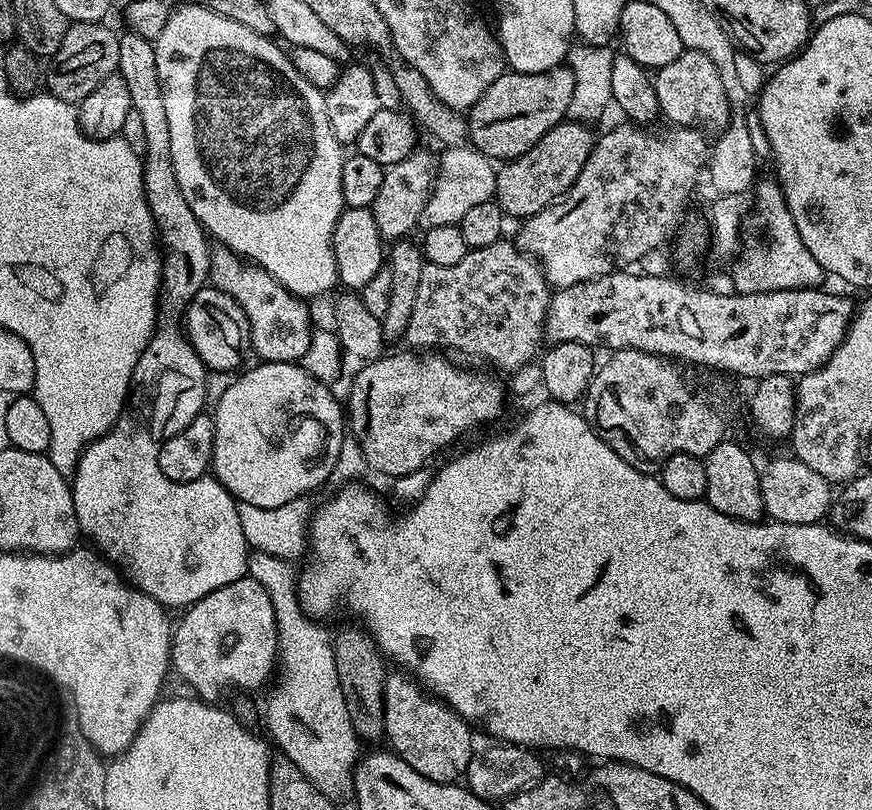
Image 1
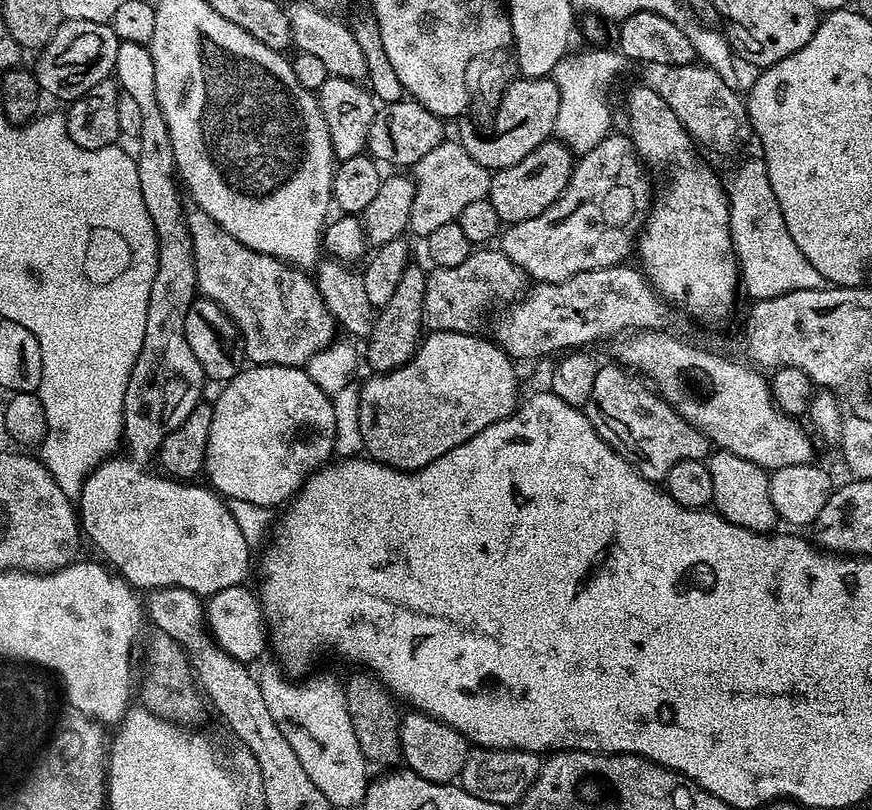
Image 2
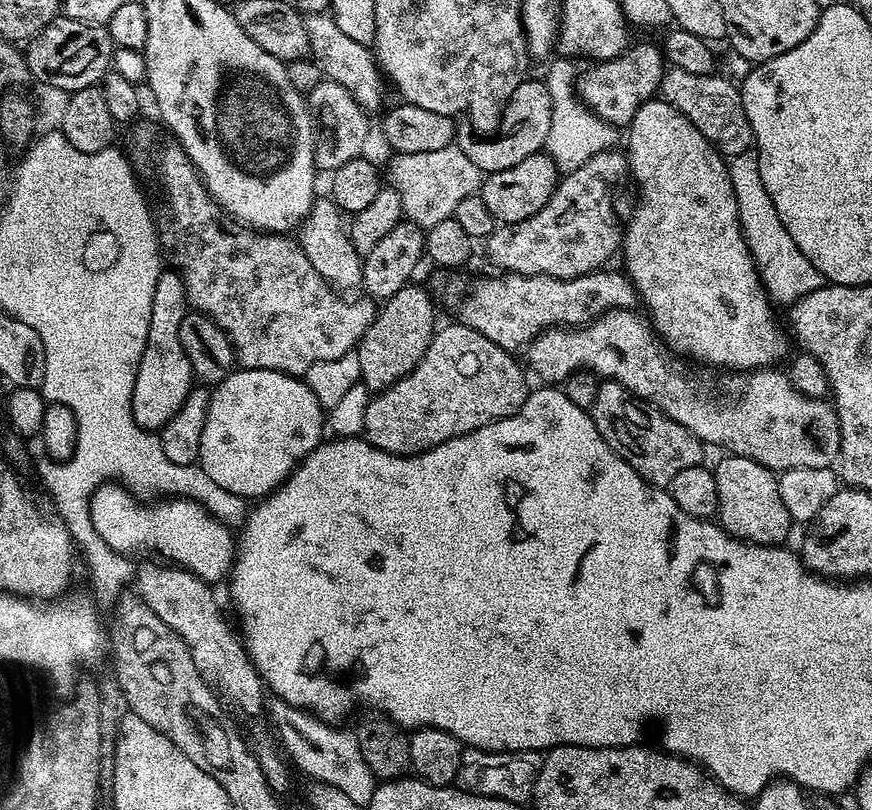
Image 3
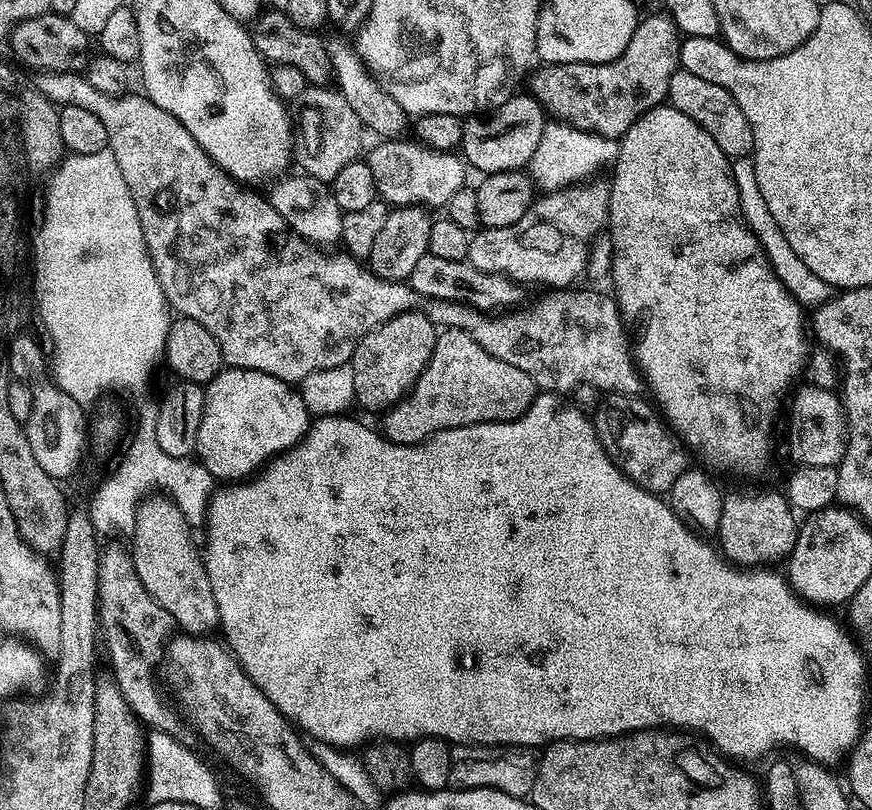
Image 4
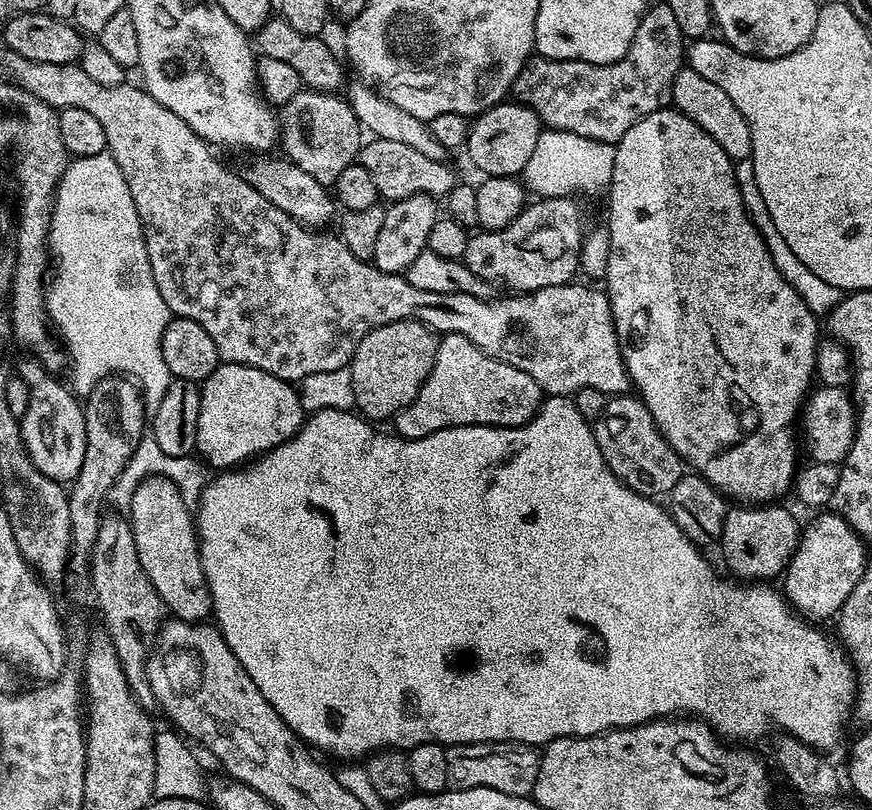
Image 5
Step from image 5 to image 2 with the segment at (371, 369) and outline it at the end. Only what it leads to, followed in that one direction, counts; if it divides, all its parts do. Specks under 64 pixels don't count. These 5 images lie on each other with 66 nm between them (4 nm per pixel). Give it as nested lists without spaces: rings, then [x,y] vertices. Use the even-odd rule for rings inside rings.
[[[416,262],[409,263],[408,268],[402,274],[402,280],[398,282],[398,287],[394,289],[394,298],[390,298],[390,302],[386,302],[386,306],[379,309],[372,332],[366,338],[368,364],[372,367],[373,373],[393,372],[395,368],[401,368],[407,360],[412,359],[412,355],[419,348],[422,333],[426,328],[424,294],[427,281],[425,269],[420,269]]]

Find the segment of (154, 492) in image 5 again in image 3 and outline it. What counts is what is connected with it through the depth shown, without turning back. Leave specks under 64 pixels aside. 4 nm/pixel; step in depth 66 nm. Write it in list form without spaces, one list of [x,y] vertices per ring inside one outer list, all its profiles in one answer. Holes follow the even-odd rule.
[[[144,564],[141,568],[139,565],[135,569],[135,595],[146,602],[146,606],[150,606],[150,610],[154,610],[154,614],[158,614],[158,618],[162,618],[162,622],[166,622],[166,626],[170,626],[170,630],[174,630],[174,634],[182,638],[182,642],[186,642],[190,658],[194,658],[194,666],[198,666],[202,678],[227,703],[229,700],[244,716],[263,713],[266,708],[266,685],[252,665],[248,650],[237,633],[228,629],[228,624],[212,597],[213,589],[187,568],[156,564]]]

